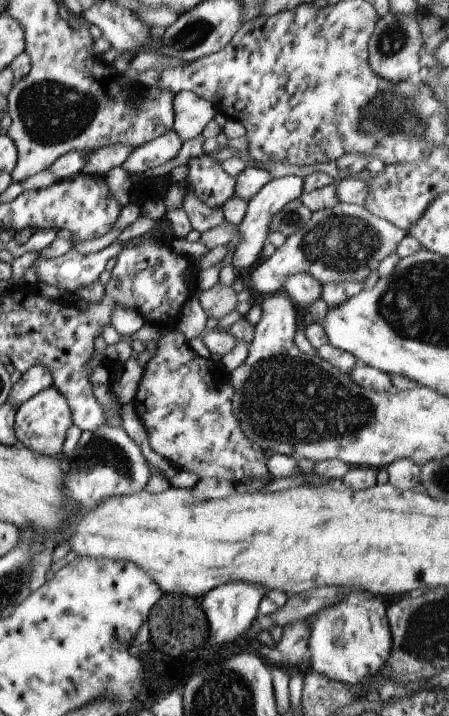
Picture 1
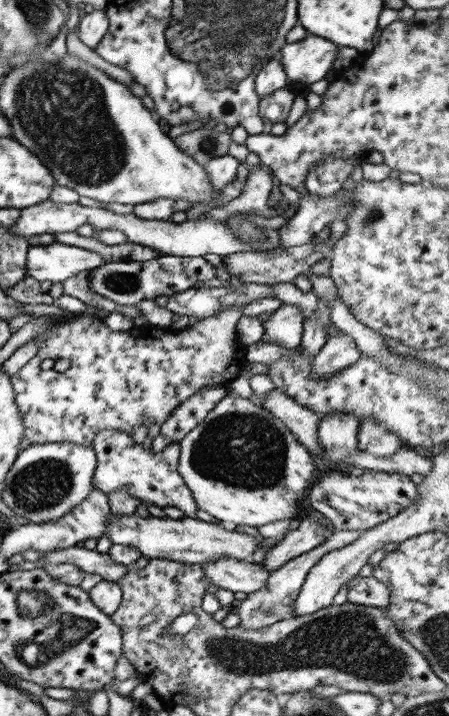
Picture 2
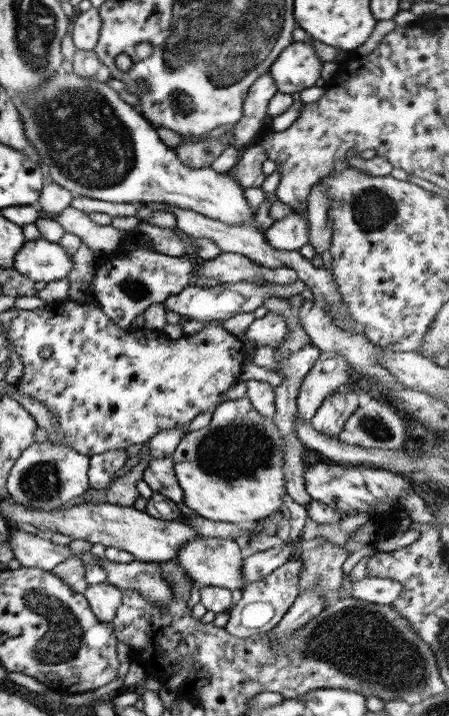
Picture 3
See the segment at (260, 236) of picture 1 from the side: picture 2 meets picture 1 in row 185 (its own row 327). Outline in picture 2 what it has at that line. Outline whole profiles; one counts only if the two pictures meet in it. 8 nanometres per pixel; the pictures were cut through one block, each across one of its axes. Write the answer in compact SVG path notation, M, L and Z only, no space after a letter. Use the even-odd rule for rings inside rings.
M282 304L270 318L263 323L261 341L269 341L283 347L293 348L300 344L303 314L298 306Z

